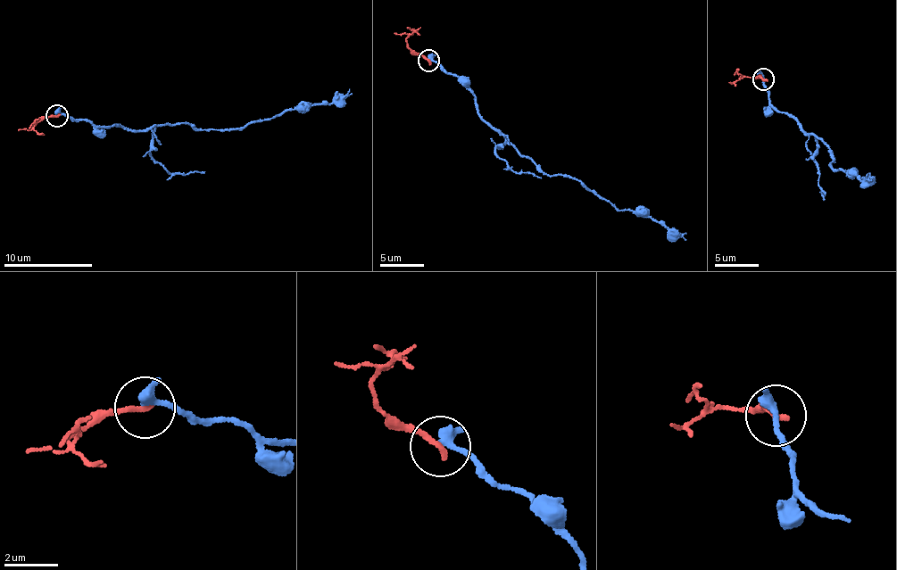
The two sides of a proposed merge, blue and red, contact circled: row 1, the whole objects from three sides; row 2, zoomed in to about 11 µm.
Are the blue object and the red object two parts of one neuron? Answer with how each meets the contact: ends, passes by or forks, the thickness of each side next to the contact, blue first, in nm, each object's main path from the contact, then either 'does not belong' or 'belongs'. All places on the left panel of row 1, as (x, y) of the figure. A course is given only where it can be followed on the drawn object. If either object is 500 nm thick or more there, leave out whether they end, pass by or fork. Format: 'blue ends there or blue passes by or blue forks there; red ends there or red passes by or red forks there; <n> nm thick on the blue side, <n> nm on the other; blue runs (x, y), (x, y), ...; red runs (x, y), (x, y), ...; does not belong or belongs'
blue passes by; red ends there; 280 nm thick on the blue side, 240 nm on the other; blue runs (57, 115), (130, 131), (186, 123), (235, 130), (282, 112), (341, 103), (352, 93); red runs (57, 115), (45, 116), (31, 126), (43, 134); does not belong

